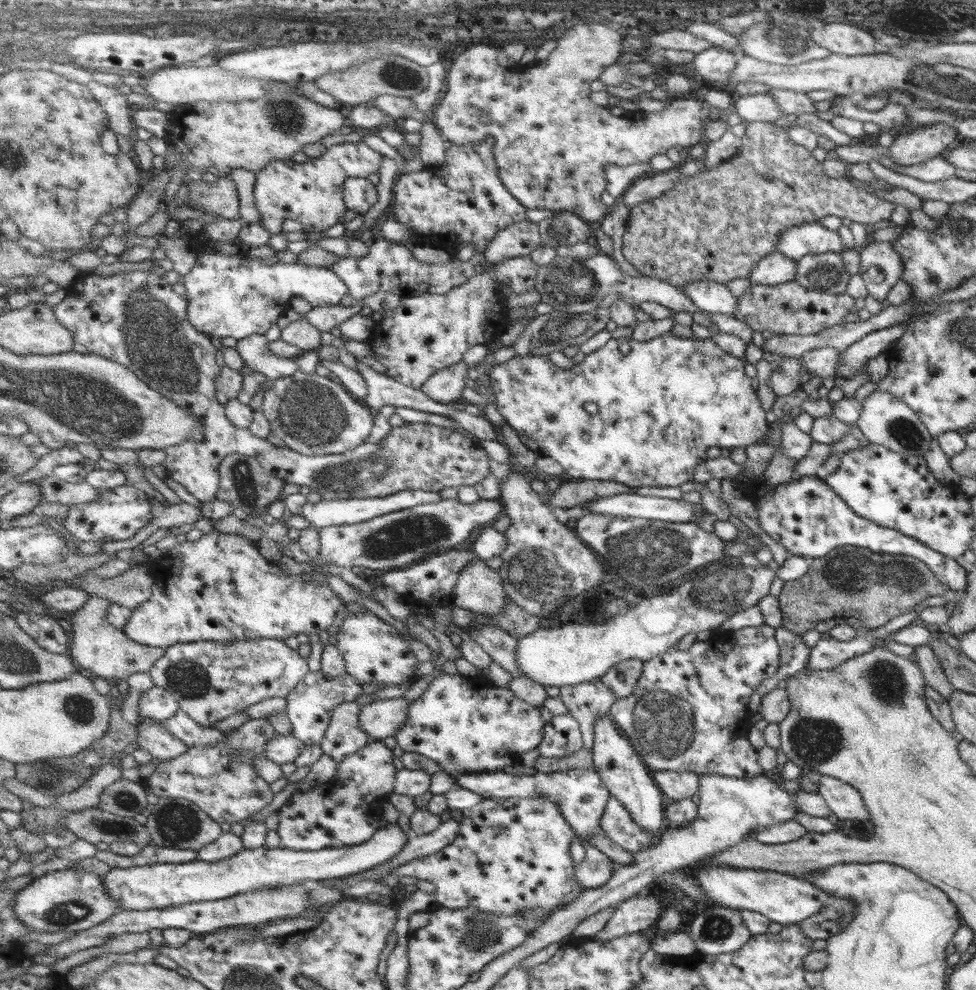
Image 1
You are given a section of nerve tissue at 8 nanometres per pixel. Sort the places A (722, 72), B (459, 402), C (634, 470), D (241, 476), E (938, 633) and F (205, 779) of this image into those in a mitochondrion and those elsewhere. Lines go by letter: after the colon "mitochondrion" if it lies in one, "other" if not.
A: other
B: other
C: other
D: mitochondrion
E: other
F: other

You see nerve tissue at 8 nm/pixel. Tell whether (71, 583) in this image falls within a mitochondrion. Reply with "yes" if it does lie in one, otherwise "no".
no

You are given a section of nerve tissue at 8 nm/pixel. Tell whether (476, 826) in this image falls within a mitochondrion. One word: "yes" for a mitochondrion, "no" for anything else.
no

